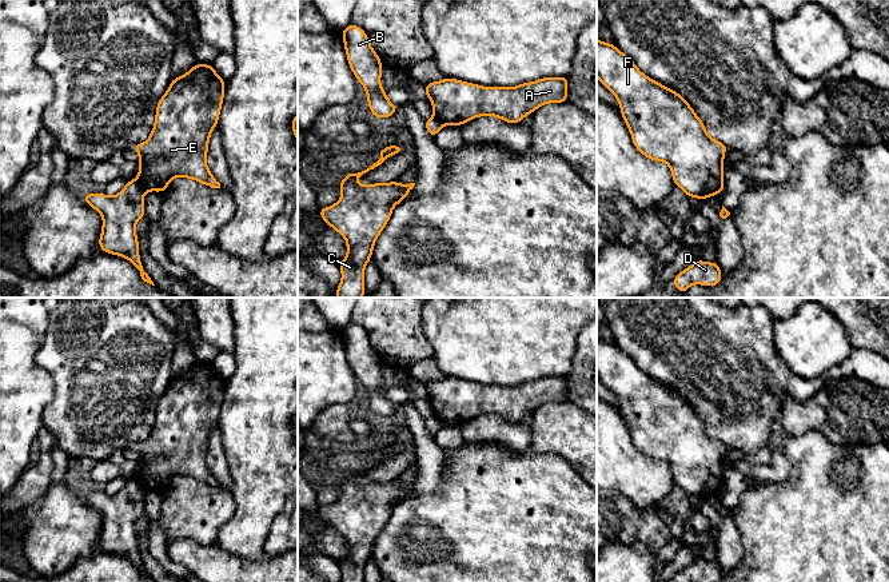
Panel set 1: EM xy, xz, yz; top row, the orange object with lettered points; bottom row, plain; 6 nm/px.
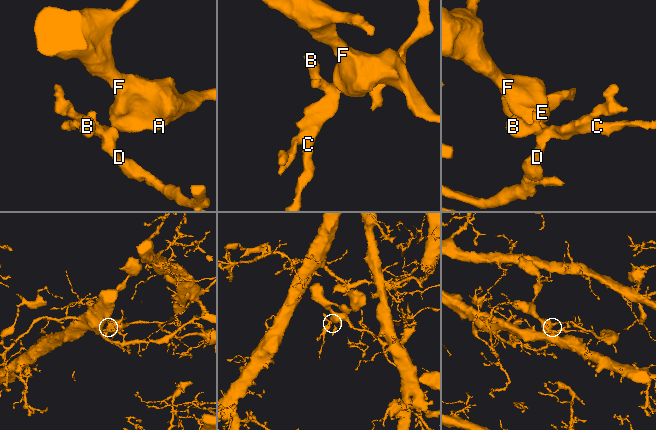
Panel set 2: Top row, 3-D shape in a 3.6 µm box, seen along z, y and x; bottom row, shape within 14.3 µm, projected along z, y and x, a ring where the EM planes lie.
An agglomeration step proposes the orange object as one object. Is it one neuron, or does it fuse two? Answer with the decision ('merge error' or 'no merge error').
merge error

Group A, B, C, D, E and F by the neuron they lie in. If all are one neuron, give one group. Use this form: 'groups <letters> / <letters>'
groups A E F / B C D

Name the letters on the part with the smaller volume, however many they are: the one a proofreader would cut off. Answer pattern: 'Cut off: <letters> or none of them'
Cut off: A, E, F

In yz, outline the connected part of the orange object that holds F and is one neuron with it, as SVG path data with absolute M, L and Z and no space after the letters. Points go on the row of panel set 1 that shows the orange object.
M597 40L597 77L617 97L631 140L642 155L650 160L665 162L671 170L673 183L690 198L709 199L719 191L723 184L723 155L729 148L707 135L703 121L677 91L642 73L634 61L622 53L614 43L607 44L603 40Z

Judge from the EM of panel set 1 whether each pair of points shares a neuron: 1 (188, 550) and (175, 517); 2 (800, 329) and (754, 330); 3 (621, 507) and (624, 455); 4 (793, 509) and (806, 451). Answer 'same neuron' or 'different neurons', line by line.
1: different neurons
2: different neurons
3: different neurons
4: same neuron

